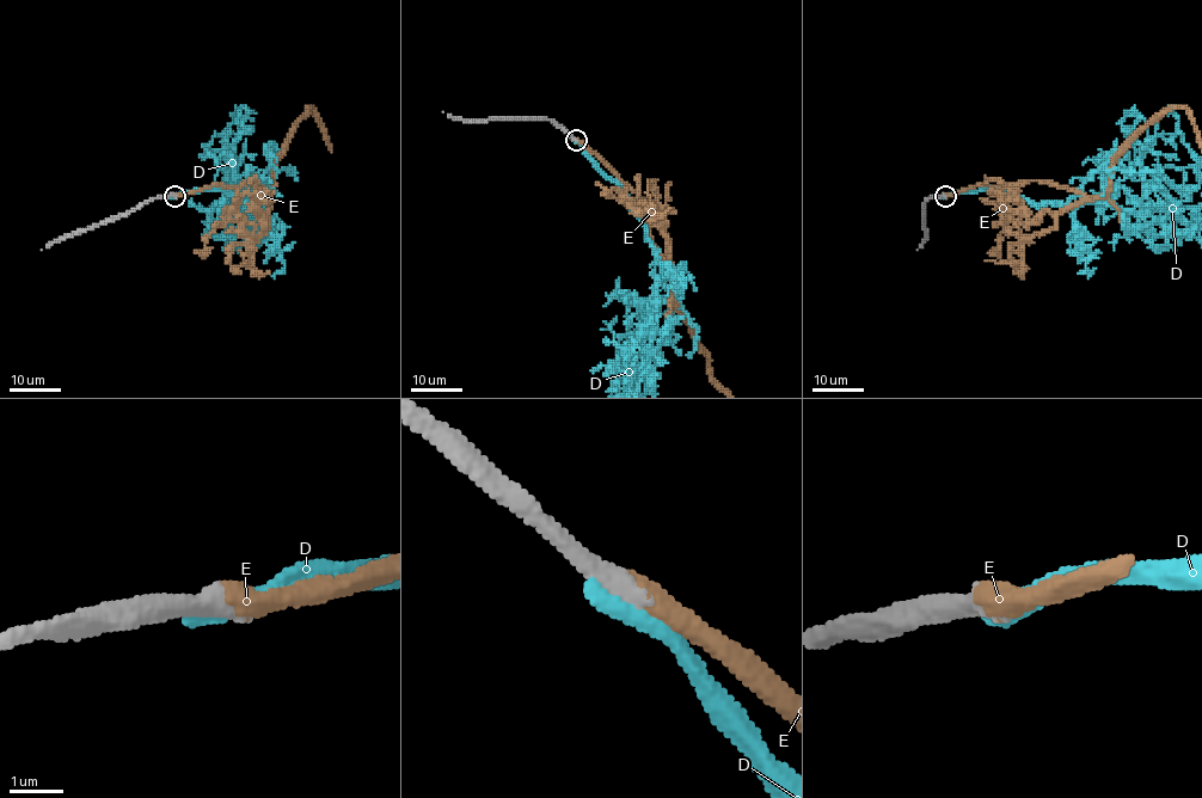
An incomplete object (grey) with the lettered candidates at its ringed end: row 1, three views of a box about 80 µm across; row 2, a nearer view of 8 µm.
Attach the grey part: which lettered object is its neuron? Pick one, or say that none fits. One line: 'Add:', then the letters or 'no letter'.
Add: E

